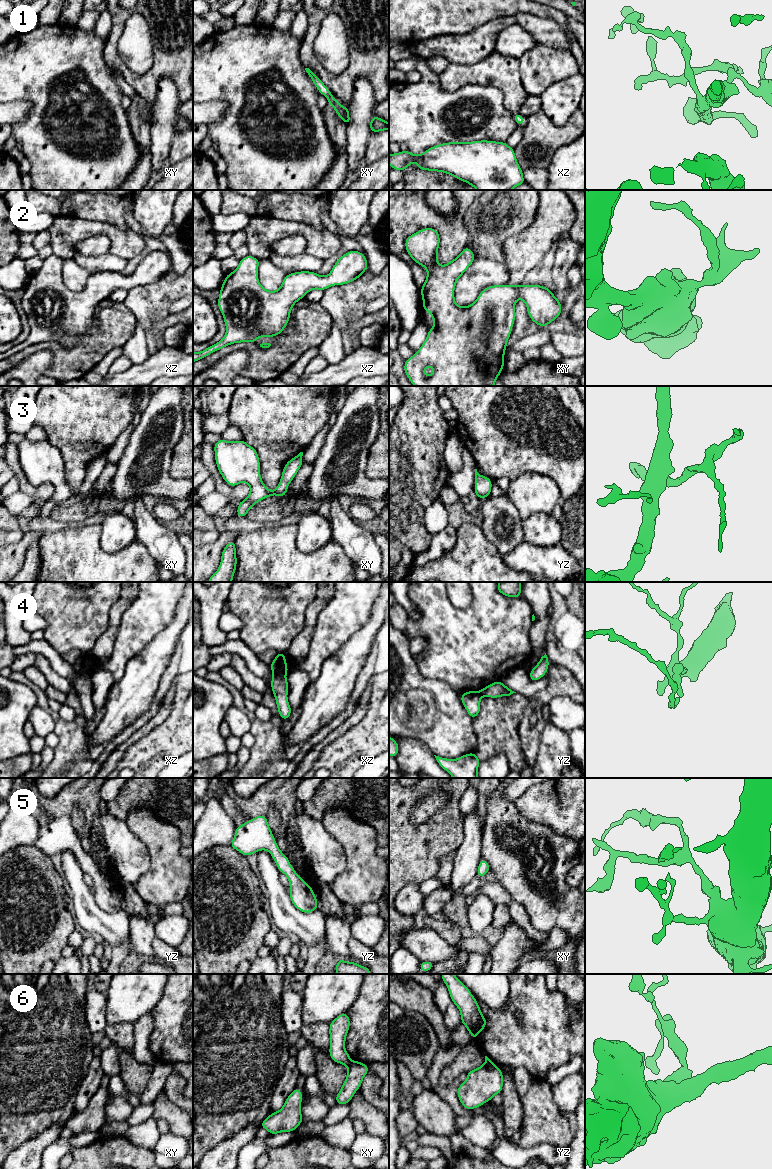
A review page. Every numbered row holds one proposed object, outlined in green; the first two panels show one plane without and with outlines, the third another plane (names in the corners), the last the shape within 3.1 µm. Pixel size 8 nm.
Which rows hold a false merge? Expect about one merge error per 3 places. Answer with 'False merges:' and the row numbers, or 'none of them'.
False merges: 4, 6

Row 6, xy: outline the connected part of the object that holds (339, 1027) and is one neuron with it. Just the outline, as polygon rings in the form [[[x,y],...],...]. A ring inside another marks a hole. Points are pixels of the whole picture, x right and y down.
[[[347,1012],[340,1014],[329,1024],[330,1048],[329,1055],[336,1062],[349,1067],[352,1062],[345,1050],[346,1035],[350,1028],[350,1019]]]

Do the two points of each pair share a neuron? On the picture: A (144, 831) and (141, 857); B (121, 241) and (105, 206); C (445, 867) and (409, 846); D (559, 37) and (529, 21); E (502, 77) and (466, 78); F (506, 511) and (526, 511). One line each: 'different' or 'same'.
A: different
B: different
C: different
D: same
E: same
F: different

